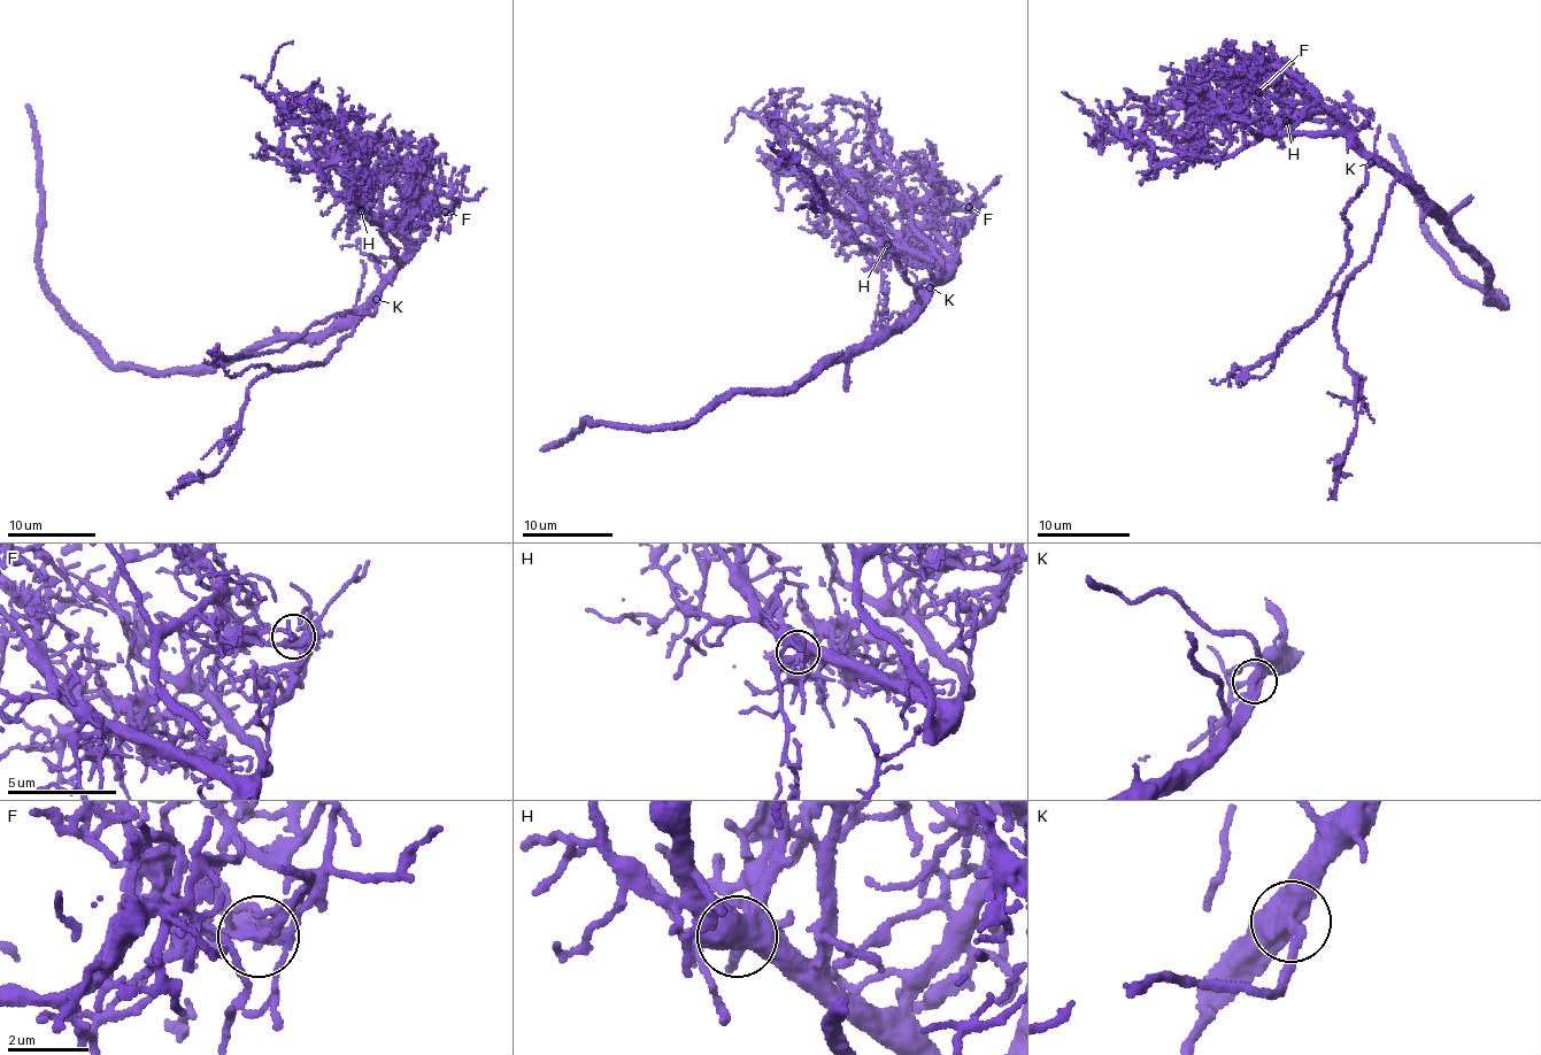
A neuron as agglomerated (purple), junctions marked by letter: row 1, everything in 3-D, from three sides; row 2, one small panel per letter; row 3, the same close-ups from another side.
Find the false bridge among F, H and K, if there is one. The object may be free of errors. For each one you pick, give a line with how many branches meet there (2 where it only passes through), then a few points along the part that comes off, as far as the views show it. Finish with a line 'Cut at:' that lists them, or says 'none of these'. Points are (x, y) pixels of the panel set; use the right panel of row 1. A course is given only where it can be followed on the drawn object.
Cut at: none of these

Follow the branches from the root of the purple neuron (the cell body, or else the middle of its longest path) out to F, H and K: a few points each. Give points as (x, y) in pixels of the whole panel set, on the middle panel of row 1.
F: (875, 343), (910, 317), (931, 278), (946, 274), (956, 261), (948, 247), (969, 224), (969, 207)
H: (875, 343), (910, 317), (923, 301), (931, 278), (945, 270), (927, 260), (887, 245)
K: (875, 343), (910, 317), (930, 286)

